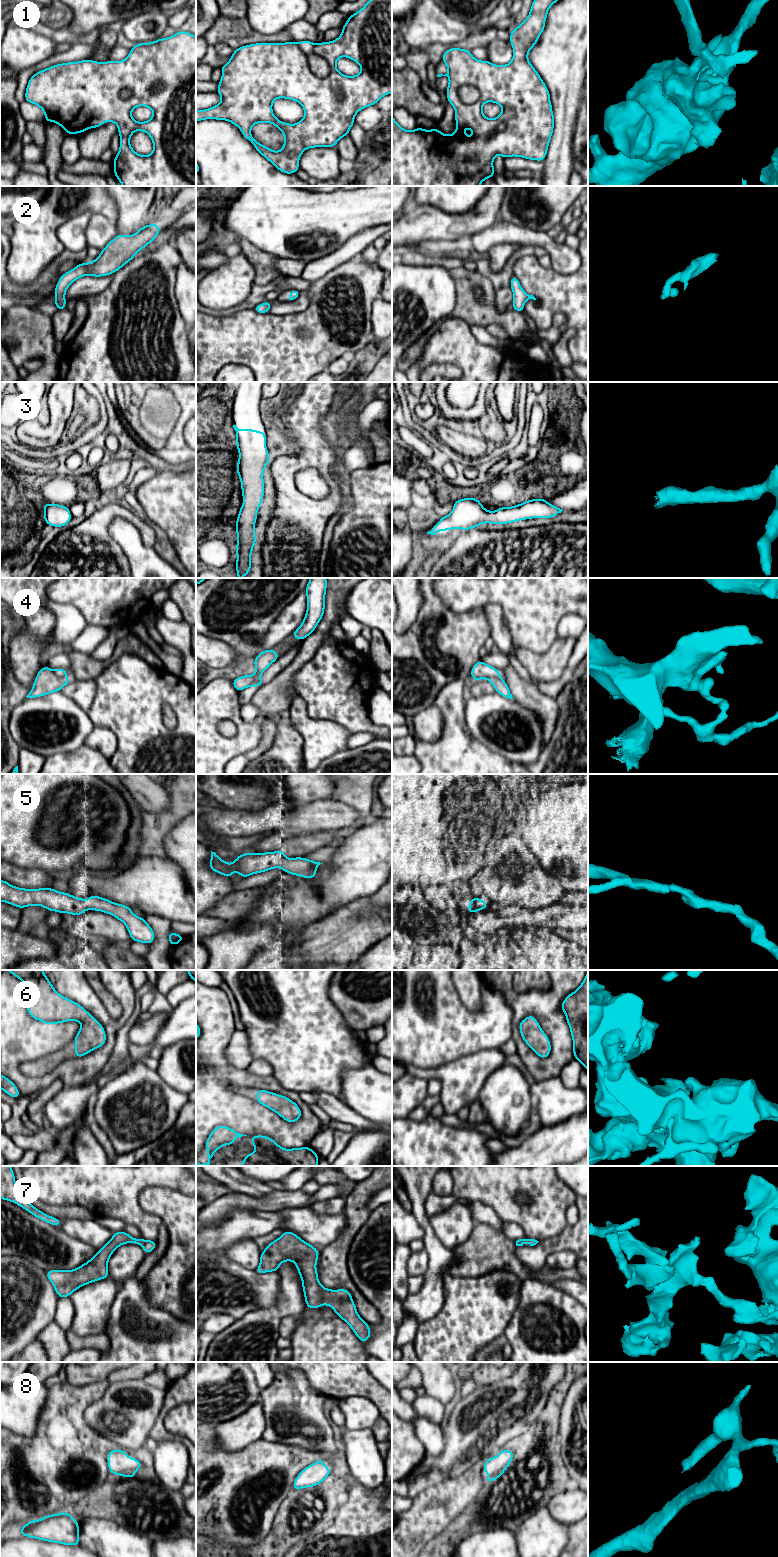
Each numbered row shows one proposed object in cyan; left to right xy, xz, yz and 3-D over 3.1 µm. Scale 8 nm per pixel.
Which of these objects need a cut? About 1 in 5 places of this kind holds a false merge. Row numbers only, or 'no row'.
1, 4

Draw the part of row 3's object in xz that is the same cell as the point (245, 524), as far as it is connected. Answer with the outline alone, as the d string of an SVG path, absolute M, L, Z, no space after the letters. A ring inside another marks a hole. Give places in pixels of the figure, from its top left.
M233 425L236 431L237 450L239 459L237 461L237 475L240 478L242 497L244 501L239 510L236 520L237 546L235 548L237 554L236 572L237 578L246 577L252 567L251 554L253 546L257 543L255 536L255 523L257 520L257 512L264 498L264 469L270 461L269 452L266 448L266 432L260 433L258 430L250 430L248 428L239 429Z

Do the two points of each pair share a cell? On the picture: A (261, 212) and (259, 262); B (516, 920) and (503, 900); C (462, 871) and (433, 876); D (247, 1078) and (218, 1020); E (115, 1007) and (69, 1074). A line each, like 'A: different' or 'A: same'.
A: different
B: different
C: same
D: same
E: different

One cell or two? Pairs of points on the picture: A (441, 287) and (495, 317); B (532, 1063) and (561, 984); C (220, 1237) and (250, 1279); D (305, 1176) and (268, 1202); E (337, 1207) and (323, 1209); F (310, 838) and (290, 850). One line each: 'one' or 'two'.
A: two
B: one
C: two
D: two
E: one
F: one

